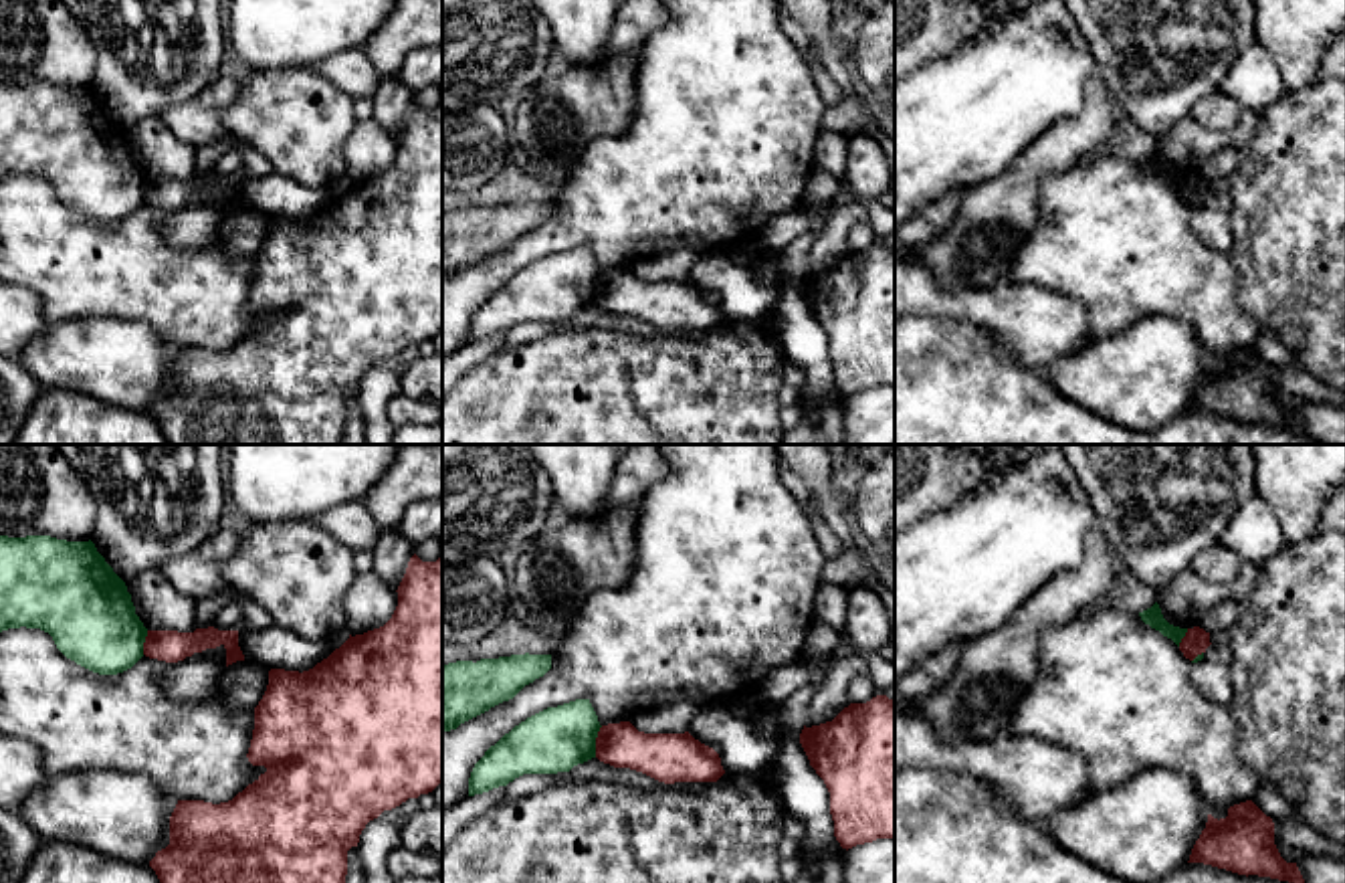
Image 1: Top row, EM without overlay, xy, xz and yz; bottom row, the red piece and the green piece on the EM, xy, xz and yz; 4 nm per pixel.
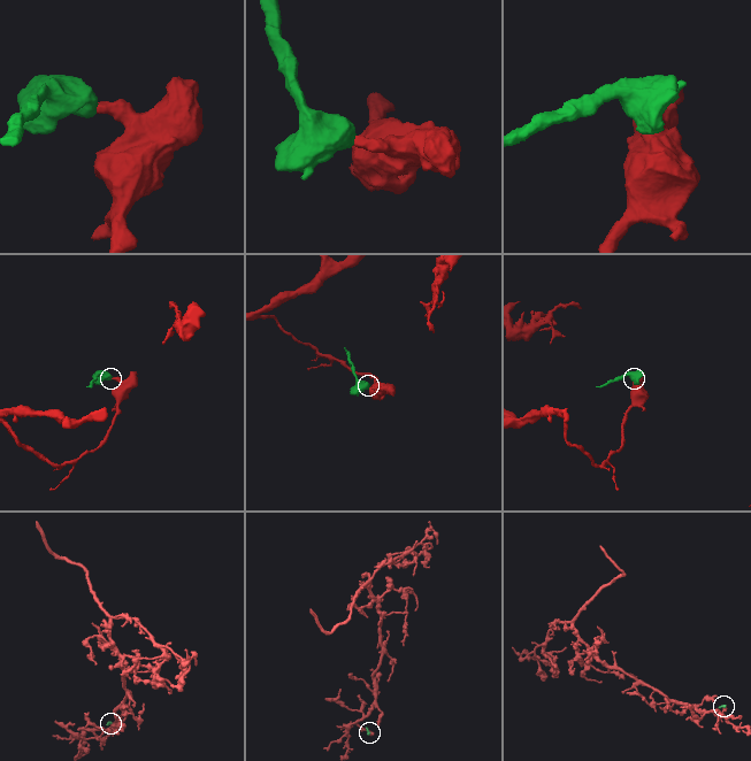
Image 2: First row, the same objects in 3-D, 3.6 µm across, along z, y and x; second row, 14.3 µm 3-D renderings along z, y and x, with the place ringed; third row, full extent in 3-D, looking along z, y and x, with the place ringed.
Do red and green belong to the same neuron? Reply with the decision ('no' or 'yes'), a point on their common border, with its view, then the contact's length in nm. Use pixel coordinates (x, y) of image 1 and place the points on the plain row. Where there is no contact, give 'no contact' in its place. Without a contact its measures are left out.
no | xz (596, 289) | 130 nm

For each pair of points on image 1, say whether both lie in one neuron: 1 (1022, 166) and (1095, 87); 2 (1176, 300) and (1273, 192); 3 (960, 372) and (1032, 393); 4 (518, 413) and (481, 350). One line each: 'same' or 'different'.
1: same
2: different
3: same
4: different

